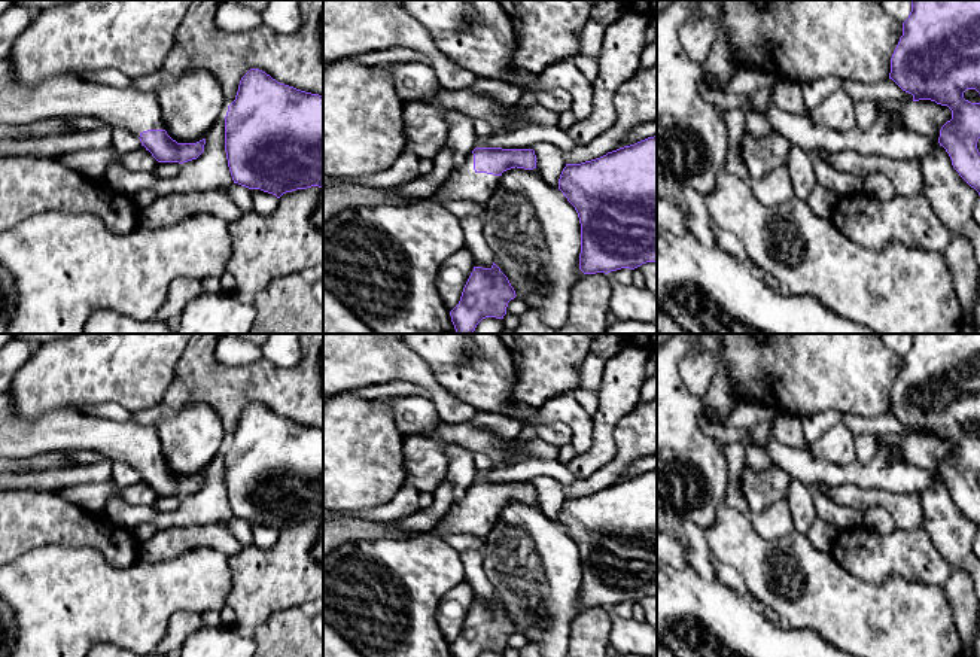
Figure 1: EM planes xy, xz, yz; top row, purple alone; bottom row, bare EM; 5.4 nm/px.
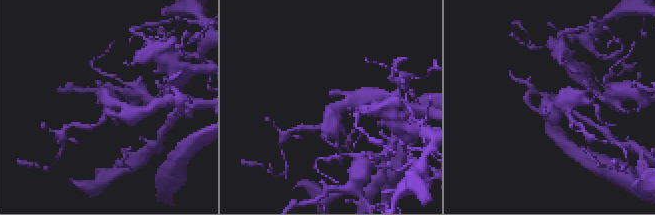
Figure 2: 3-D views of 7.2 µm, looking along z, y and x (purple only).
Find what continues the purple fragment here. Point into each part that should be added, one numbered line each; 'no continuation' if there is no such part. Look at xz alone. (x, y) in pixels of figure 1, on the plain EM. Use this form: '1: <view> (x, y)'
1: xz (463, 517)

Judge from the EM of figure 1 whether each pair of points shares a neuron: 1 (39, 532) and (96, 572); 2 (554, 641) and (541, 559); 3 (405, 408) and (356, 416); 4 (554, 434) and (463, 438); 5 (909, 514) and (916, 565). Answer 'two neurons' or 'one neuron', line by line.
1: two neurons
2: one neuron
3: two neurons
4: two neurons
5: two neurons

